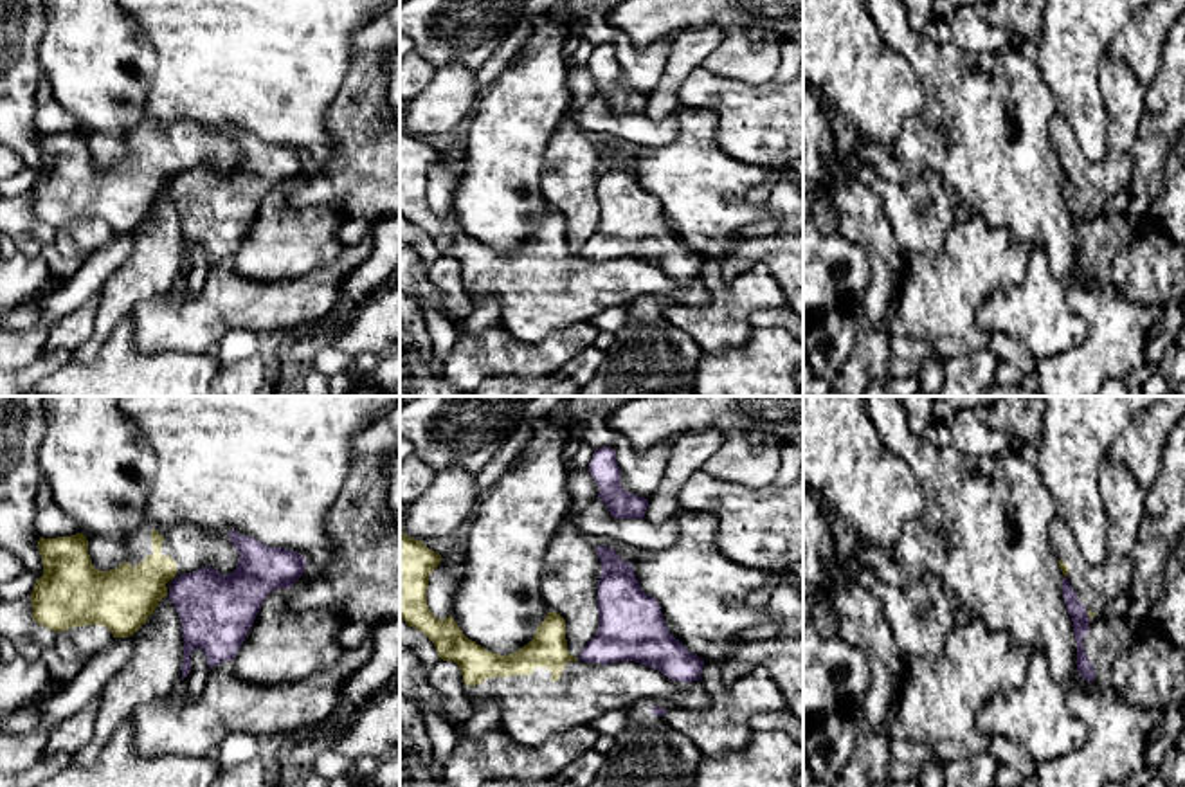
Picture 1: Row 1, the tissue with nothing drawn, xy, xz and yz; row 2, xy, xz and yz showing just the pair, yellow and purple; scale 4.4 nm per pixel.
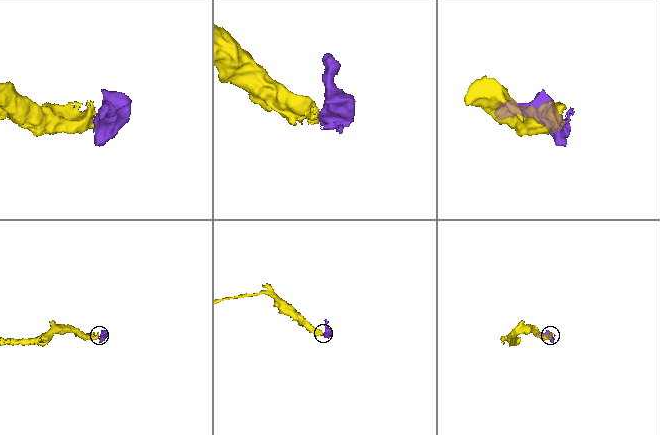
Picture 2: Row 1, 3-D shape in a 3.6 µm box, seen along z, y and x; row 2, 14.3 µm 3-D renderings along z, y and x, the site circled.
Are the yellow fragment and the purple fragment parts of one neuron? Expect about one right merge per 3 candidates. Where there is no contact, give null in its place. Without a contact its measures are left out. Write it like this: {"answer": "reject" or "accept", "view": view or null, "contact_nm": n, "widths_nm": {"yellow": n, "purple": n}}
{"answer": "reject", "view": "yz", "contact_nm": 40, "widths_nm": {"yellow": 20, "purple": 80}}

